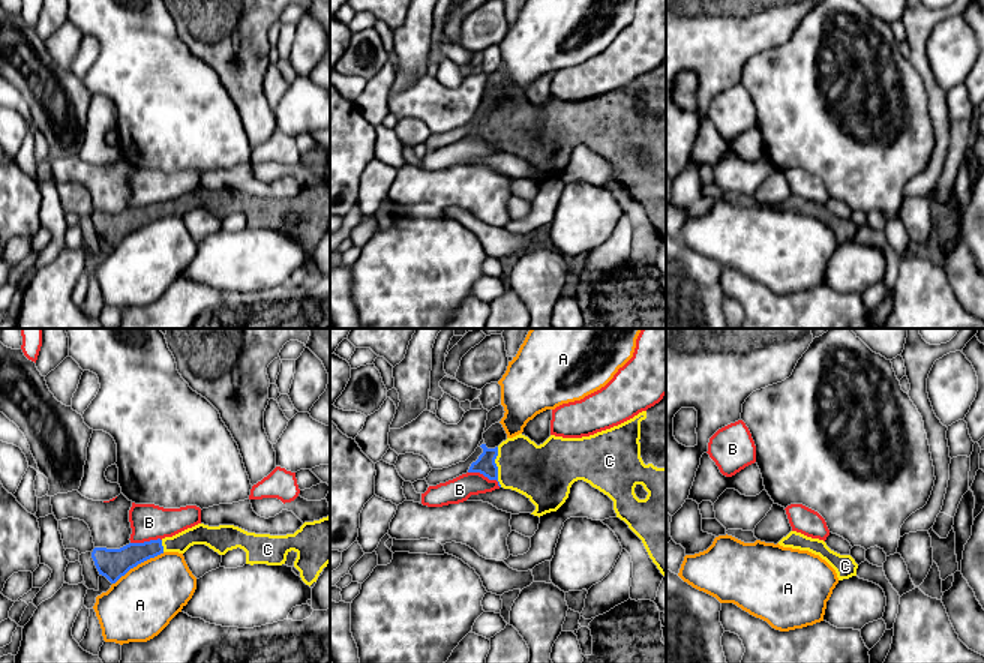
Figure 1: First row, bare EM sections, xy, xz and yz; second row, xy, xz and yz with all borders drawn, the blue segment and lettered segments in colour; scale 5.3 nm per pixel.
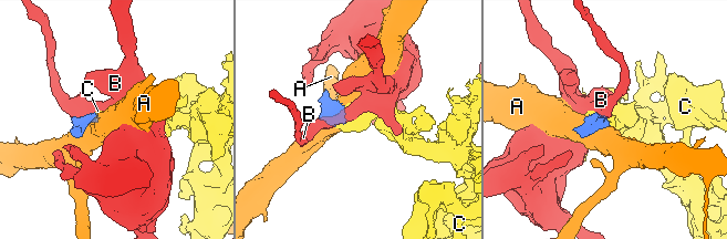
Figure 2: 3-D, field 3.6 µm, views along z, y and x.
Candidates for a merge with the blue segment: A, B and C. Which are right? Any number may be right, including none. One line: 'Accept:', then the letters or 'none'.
Accept: C

